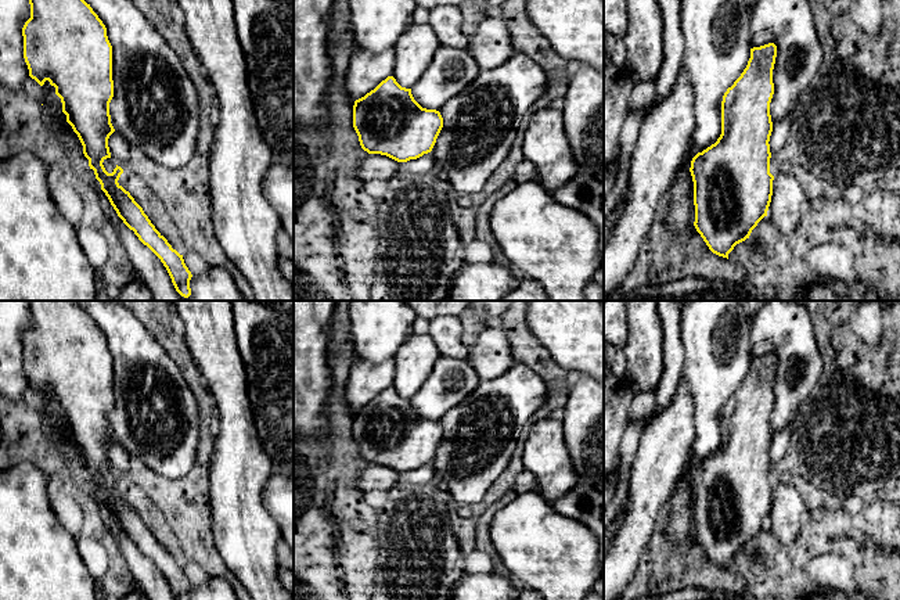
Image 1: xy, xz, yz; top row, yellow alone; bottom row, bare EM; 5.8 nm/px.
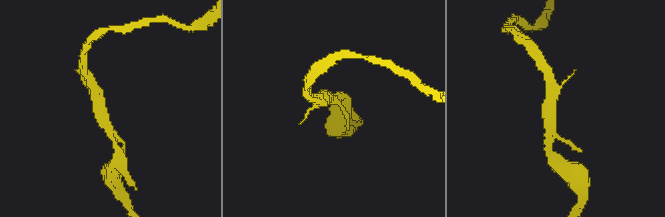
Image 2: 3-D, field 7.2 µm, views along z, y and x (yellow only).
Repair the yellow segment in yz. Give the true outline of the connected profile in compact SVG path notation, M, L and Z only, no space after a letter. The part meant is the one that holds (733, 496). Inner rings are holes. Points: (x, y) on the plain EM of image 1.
M774 353L750 359L746 378L723 406L720 448L691 471L694 536L709 560L727 570L734 557L749 549L757 533L767 527L771 513L774 486L770 484L768 452L773 442L770 413L774 405L775 367Z

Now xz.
M388 387L354 412L353 438L368 464L407 473L432 461L443 428L436 420L422 418L411 399L402 398L393 387Z

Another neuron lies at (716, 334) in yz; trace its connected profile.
M685 301L681 306L684 369L694 398L692 456L669 503L666 538L680 543L695 532L691 471L721 445L721 412L750 369L750 317L739 301Z

